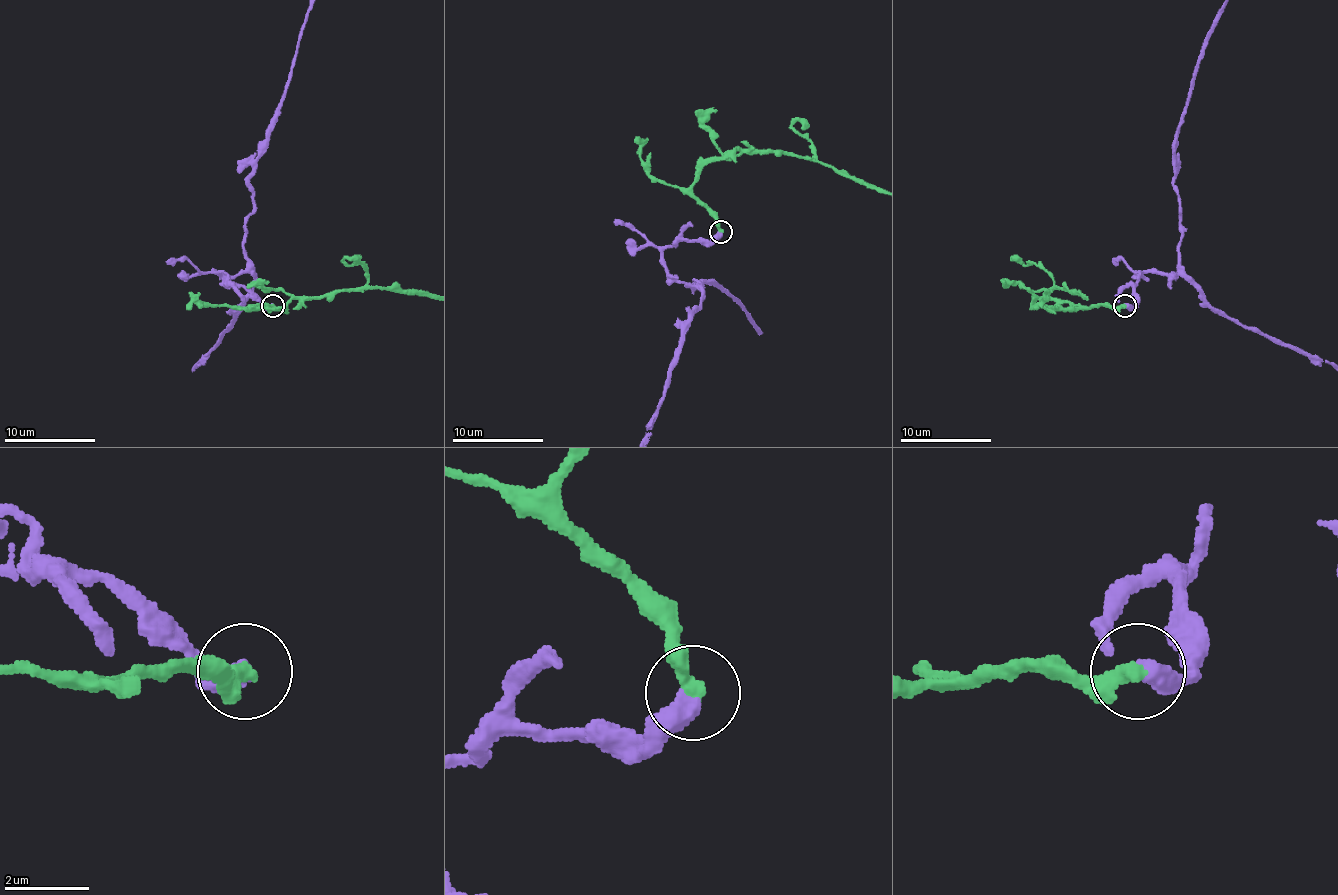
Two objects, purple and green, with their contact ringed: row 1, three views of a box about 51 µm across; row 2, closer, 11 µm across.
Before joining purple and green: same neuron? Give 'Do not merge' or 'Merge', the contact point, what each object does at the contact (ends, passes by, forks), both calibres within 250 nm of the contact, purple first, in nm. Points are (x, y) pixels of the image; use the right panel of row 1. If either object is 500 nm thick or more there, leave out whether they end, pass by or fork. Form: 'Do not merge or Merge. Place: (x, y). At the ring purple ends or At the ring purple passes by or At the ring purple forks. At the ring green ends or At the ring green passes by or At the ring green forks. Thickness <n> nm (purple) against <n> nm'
Merge. Place: (1125, 306). Thickness 550 nm (purple) against 400 nm

